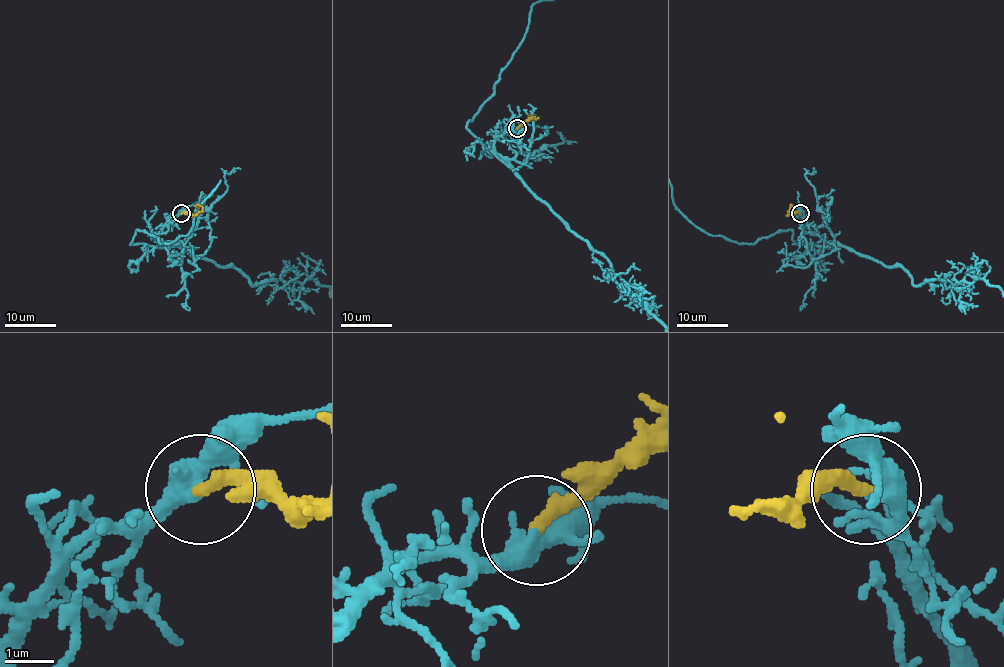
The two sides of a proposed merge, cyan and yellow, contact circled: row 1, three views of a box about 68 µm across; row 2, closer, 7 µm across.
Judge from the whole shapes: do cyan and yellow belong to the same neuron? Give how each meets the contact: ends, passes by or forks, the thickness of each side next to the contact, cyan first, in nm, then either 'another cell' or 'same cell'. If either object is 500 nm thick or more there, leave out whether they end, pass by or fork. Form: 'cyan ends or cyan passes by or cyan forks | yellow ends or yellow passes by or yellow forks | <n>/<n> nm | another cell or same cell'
cyan passes by | yellow ends | 360/320 nm | same cell

